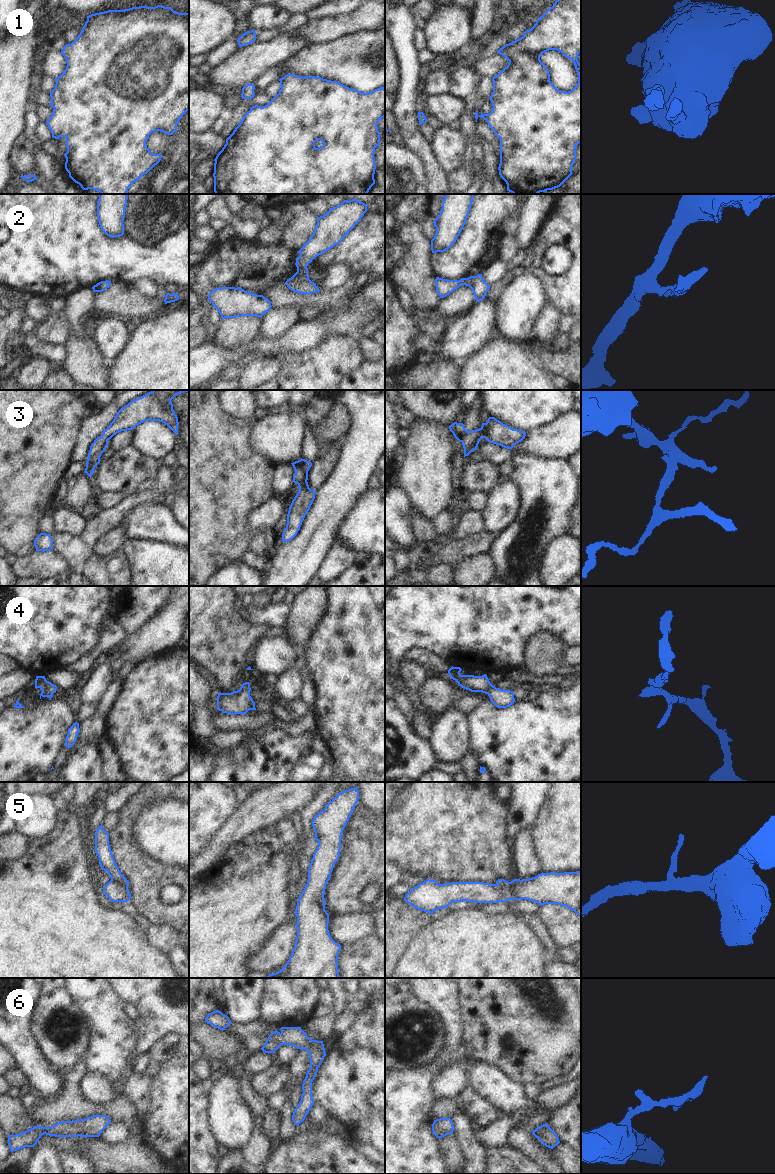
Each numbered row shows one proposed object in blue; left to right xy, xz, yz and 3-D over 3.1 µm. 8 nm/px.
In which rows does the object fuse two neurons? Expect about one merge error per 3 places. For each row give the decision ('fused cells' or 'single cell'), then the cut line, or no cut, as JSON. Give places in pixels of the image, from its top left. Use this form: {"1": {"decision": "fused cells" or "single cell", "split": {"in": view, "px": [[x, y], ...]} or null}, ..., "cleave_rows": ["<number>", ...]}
{"1": {"decision": "single cell", "split": null}, "2": {"decision": "single cell", "split": null}, "3": {"decision": "single cell", "split": null}, "4": {"decision": "single cell", "split": null}, "5": {"decision": "fused cells", "split": {"in": "yz", "px": [[497, 884], [501, 889], [502, 901]]}}, "6": {"decision": "single cell", "split": null}, "cleave_rows": ["5"]}

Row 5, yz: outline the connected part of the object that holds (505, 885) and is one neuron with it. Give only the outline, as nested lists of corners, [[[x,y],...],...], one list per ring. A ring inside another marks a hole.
[[[498,879],[496,881],[496,884],[500,886],[502,889],[501,893],[502,902],[507,902],[511,896],[511,882],[508,882],[504,879]]]

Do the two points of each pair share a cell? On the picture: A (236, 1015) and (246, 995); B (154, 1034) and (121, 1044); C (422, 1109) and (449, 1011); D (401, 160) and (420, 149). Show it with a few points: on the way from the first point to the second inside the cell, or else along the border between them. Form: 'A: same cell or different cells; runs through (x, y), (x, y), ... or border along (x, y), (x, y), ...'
A: same cell; runs through (239, 1010), (242, 1006), (242, 1000)
B: different cells; border along (134, 1021), (137, 1040), (130, 1062)
C: same cell; runs through (422, 1085), (422, 1078), (450, 1044), (451, 1035)
D: different cells; border along (406, 146), (422, 162), (425, 173)

